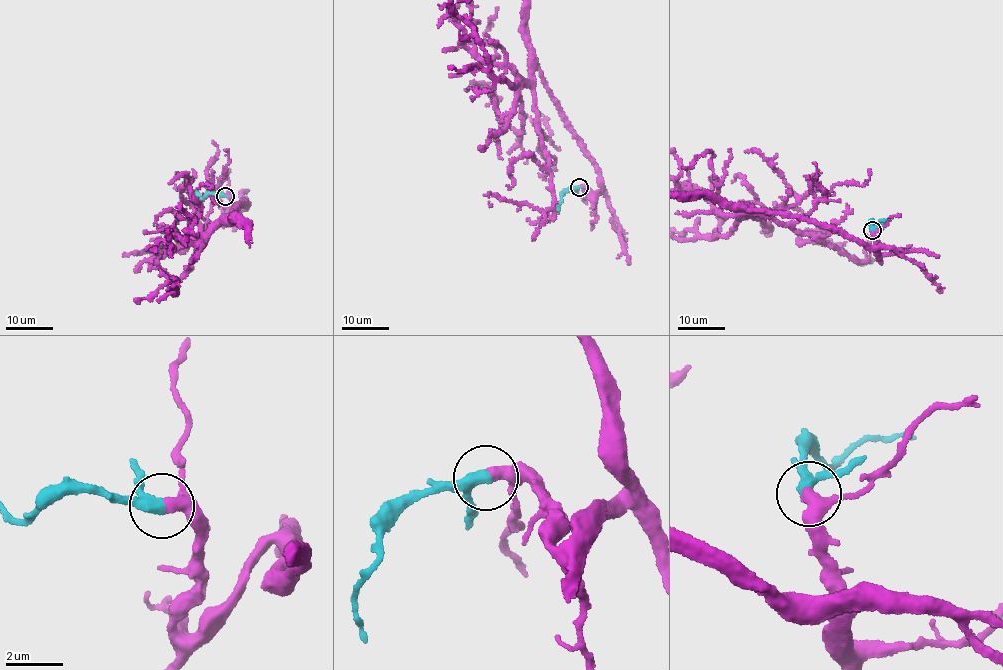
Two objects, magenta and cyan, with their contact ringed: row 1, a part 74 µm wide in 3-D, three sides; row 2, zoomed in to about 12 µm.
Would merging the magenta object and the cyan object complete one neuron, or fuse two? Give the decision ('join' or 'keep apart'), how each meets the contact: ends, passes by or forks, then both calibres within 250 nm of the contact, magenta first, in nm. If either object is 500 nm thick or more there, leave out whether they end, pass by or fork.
join; magenta passes by; cyan passes by; calibres 320 and 340 nm

